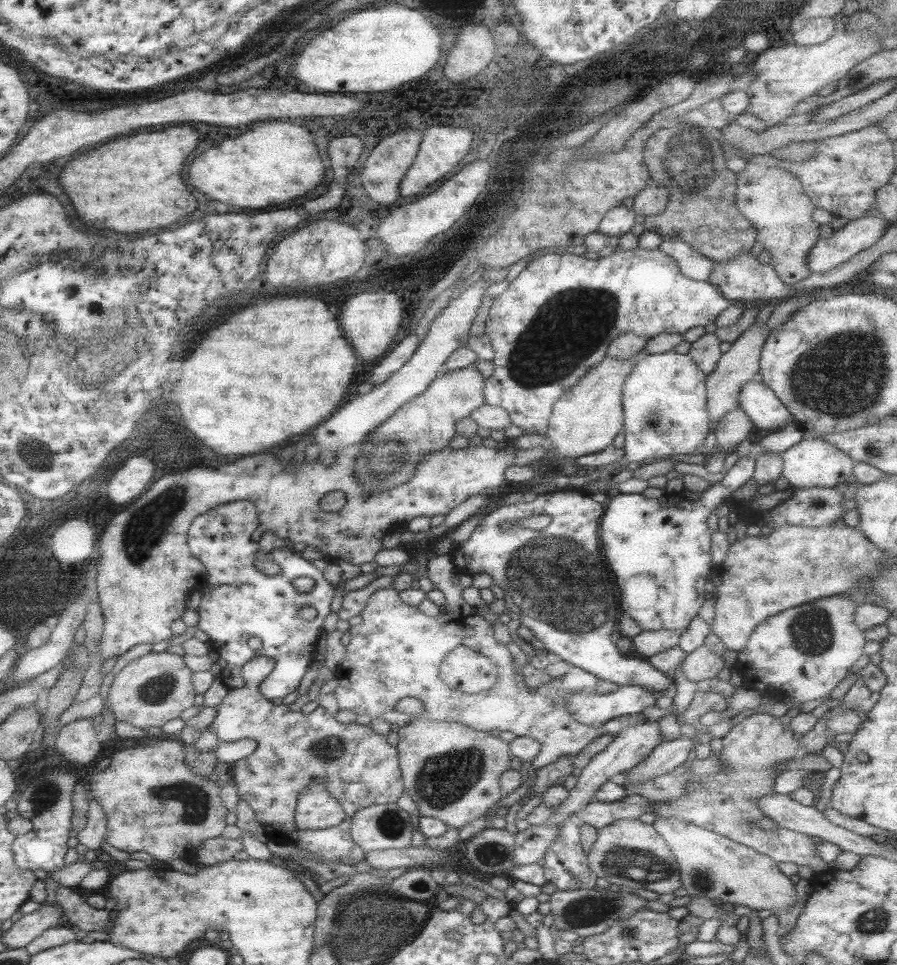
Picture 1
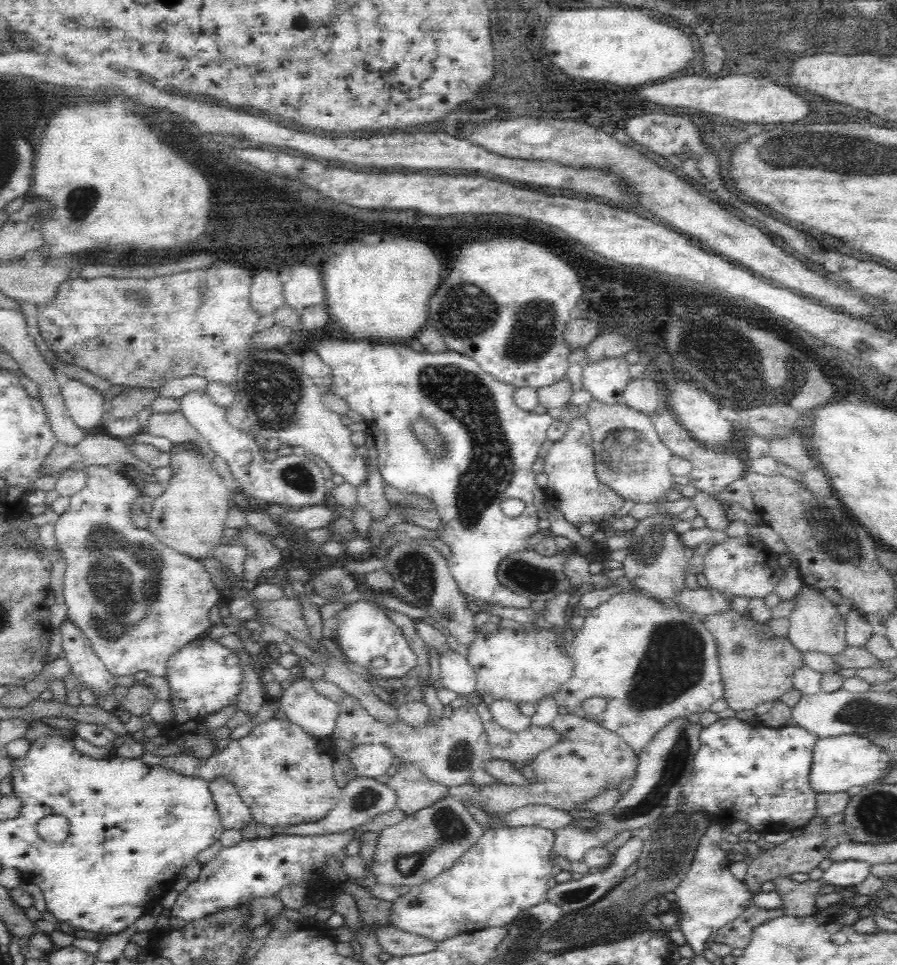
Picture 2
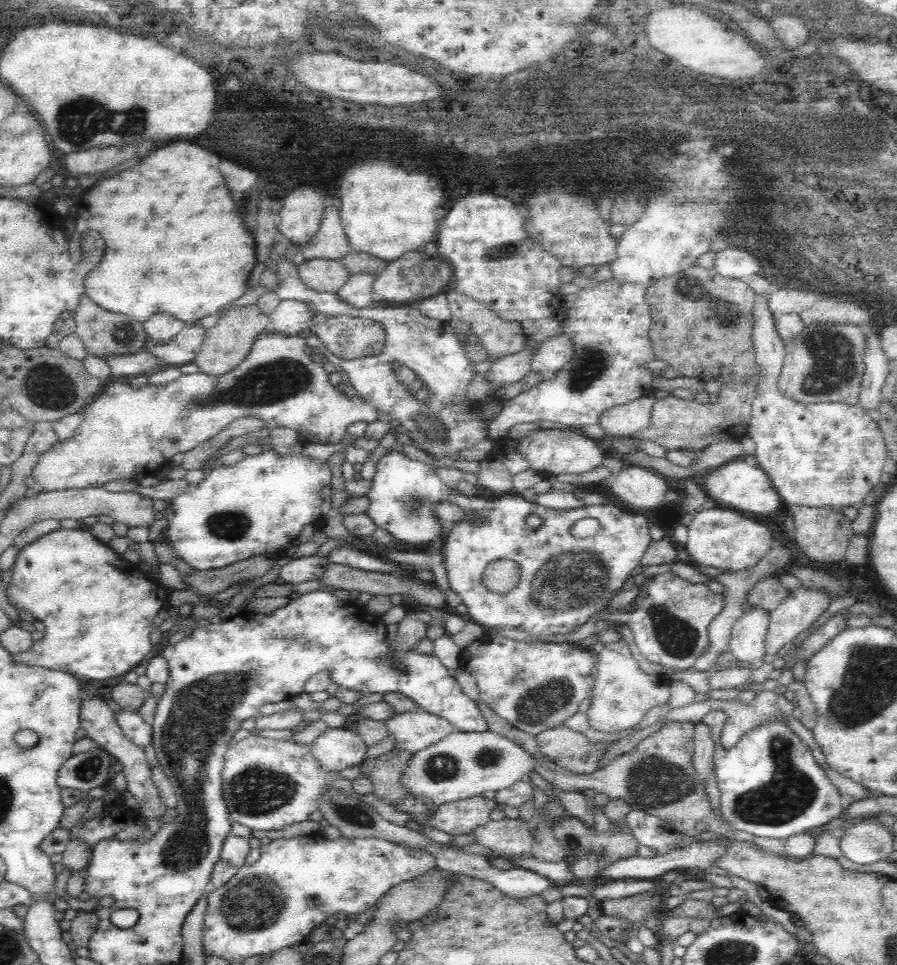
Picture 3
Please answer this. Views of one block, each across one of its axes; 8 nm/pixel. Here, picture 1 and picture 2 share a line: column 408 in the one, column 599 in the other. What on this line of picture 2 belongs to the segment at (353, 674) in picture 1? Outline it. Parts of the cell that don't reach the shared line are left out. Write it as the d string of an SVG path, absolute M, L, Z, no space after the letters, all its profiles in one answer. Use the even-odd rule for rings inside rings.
M618 593L614 597L609 598L608 602L604 602L603 605L596 606L595 609L590 609L585 616L584 622L574 628L575 636L572 638L572 642L566 642L564 648L568 651L568 655L572 655L574 663L576 663L576 672L574 672L574 678L566 686L560 688L560 692L554 699L558 707L563 706L566 709L566 713L576 714L582 717L586 717L583 710L582 703L589 698L600 697L608 701L608 706L602 714L597 717L598 723L606 730L610 730L615 734L618 734L624 739L624 742L628 743L628 746L632 747L637 753L642 752L652 737L664 727L668 722L671 722L679 715L689 716L694 712L704 713L710 710L713 702L724 697L724 680L720 671L720 652L718 651L718 644L713 634L706 630L704 623L701 619L688 614L688 612L682 610L680 607L668 606L660 600L654 598L640 596L640 593Z

